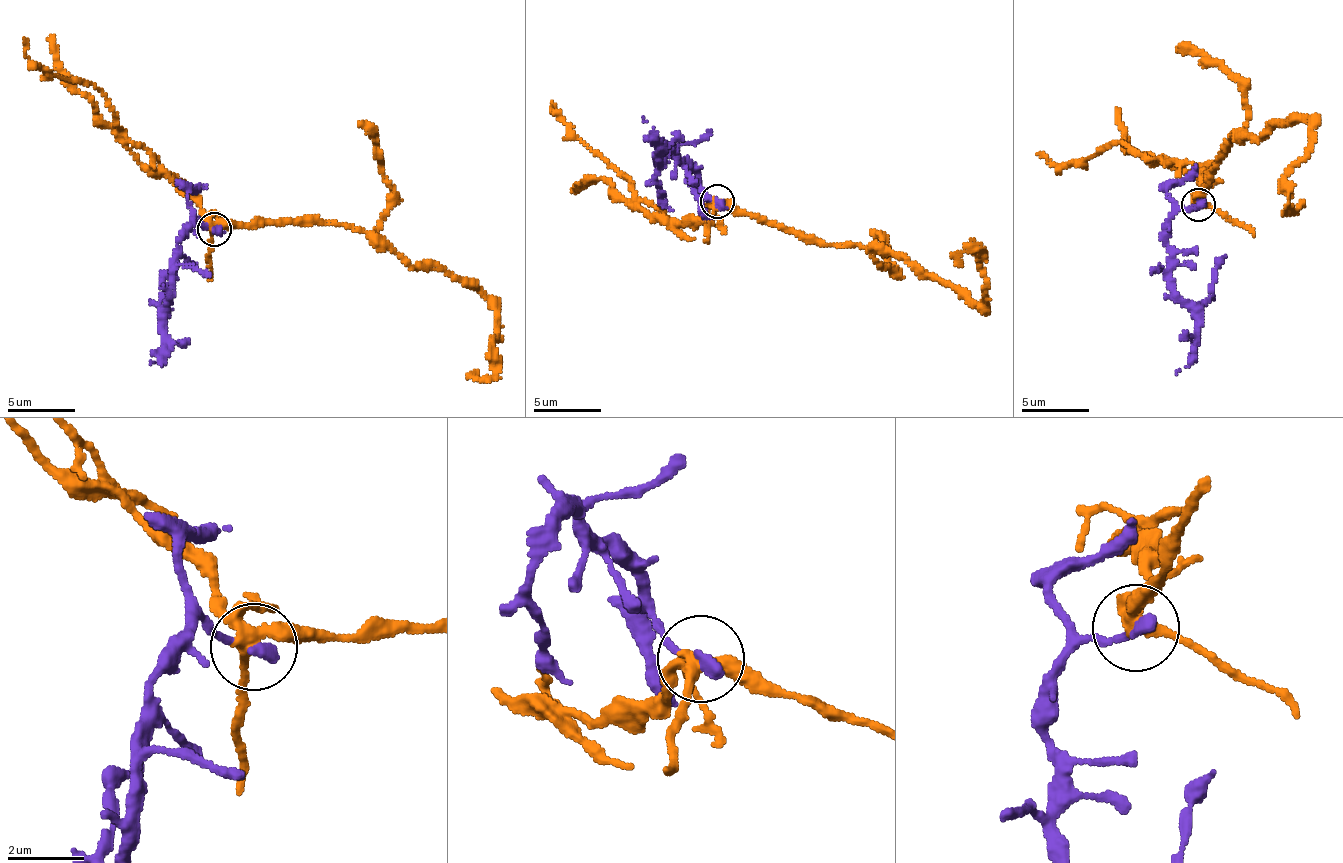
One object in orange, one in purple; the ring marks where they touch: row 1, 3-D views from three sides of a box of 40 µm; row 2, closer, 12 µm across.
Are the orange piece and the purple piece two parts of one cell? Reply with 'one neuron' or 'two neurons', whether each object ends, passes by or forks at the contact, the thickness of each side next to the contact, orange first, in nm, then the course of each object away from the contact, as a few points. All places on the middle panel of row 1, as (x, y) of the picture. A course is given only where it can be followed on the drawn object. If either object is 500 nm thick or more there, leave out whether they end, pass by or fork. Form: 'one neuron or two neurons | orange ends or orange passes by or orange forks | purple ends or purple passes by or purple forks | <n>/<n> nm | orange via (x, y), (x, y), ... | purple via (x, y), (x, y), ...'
two neurons | orange forks | purple ends | 320/320 nm | orange via (716, 202), (734, 203), (826, 244), (880, 247), (978, 303), (984, 299), (978, 250), (964, 251), (958, 266) | purple via (716, 202), (700, 185), (691, 167), (680, 163), (673, 145), (658, 157), (653, 127), (643, 117)

